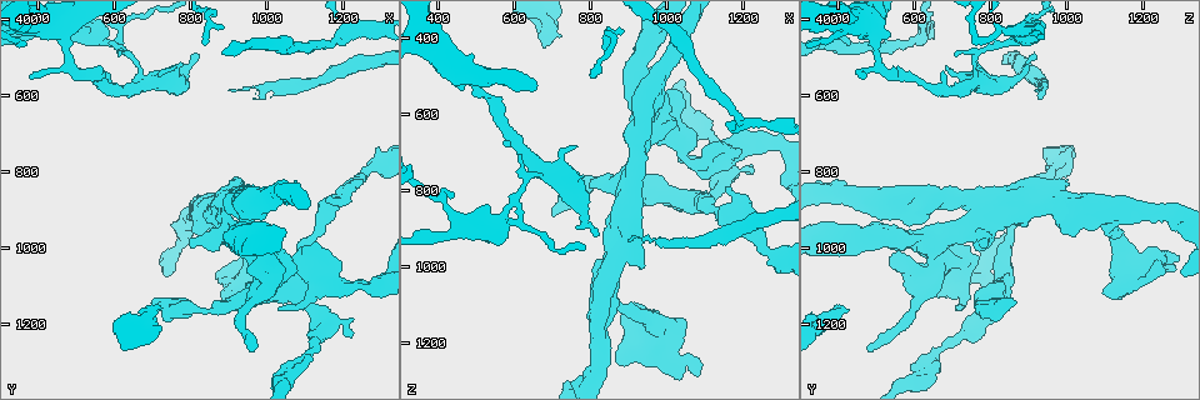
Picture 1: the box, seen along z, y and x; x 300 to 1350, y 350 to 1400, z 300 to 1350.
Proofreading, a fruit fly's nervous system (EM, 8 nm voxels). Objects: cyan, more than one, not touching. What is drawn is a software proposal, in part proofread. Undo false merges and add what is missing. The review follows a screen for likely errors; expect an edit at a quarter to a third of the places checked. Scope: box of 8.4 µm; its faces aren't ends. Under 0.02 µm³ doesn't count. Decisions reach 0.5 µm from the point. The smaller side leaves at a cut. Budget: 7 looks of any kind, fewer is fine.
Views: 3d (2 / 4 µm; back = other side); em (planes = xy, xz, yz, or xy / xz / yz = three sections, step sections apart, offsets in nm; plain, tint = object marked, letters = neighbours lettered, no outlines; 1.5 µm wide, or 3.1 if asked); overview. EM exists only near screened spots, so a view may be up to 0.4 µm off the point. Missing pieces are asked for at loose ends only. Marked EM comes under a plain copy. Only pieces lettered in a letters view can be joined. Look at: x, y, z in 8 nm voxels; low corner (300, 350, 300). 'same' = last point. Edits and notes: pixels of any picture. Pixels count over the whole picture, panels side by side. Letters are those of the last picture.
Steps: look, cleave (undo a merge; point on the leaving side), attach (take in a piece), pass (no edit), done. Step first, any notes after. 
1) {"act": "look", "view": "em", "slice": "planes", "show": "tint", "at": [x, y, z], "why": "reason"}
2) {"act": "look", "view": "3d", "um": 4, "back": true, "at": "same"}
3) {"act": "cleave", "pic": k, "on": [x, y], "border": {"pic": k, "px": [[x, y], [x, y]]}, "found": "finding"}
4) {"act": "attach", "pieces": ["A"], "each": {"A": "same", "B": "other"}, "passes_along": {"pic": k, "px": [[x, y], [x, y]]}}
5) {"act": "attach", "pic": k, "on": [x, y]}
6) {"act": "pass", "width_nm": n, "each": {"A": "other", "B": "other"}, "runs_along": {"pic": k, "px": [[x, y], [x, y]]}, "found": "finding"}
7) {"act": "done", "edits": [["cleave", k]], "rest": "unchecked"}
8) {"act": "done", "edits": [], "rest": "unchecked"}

{"act": "look", "view": "em", "slice": "yz", "step": 8, "show": "letters", "at": [960, 1275, 480], "why": "branch stops here"}

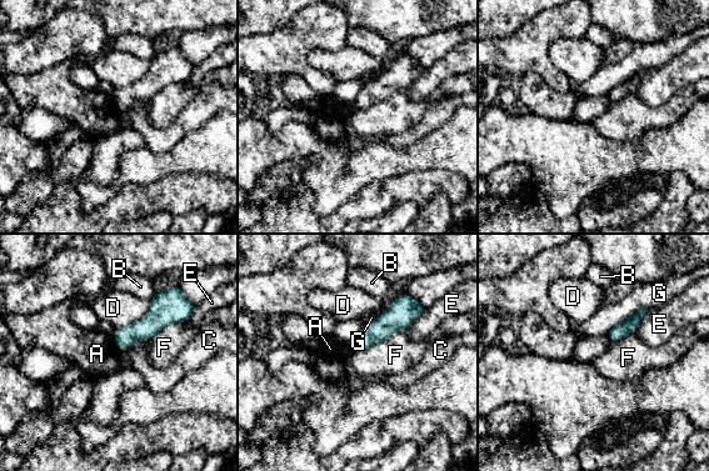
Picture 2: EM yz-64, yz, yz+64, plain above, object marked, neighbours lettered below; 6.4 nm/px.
{"act": "pass", "longest_contact_nm": ["G", 400], "each": {"A": "other", "B": "other", "C": "other", "D": "other", "E": "other", "F": "other", "G": "other"}, "found": "none of them fits"}

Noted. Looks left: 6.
{"act": "look", "view": "3d", "um": 4, "back": true, "at": [685, 1170, 430], "why": "long arm stops here"}

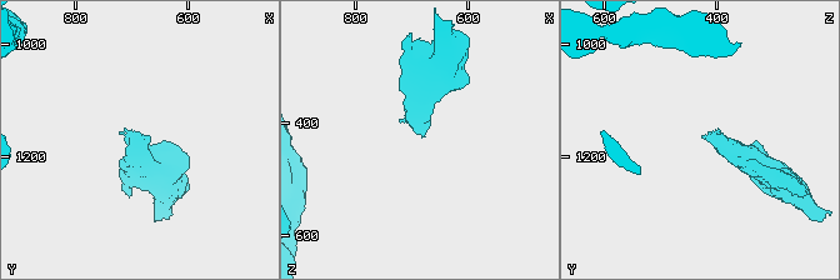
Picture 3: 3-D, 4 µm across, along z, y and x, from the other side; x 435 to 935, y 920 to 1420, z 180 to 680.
{"act": "look", "view": "em", "slice": "planes", "show": "letters", "at": [680, 1170, 425]}

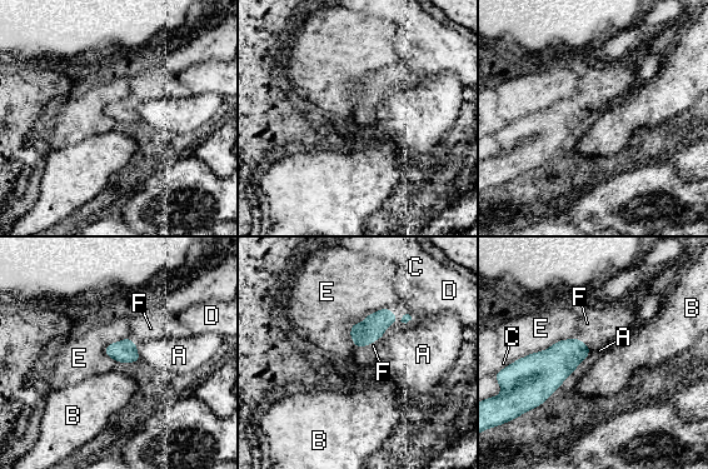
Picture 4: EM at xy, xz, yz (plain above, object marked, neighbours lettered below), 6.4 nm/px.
{"act": "attach", "pieces": ["F"], "each": {"A": "other", "B": "other", "C": "other", "D": "other", "E": "other", "F": "same"}, "passes_along": {"pic": 4, "px": [[554, 364], [587, 344], [589, 334]]}, "found": "it goes on there"}

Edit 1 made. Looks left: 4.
{"act": "look", "view": "em", "slice": "planes", "show": "tint", "at": [1000, 1020, 1270], "why": "abrupt turn"}

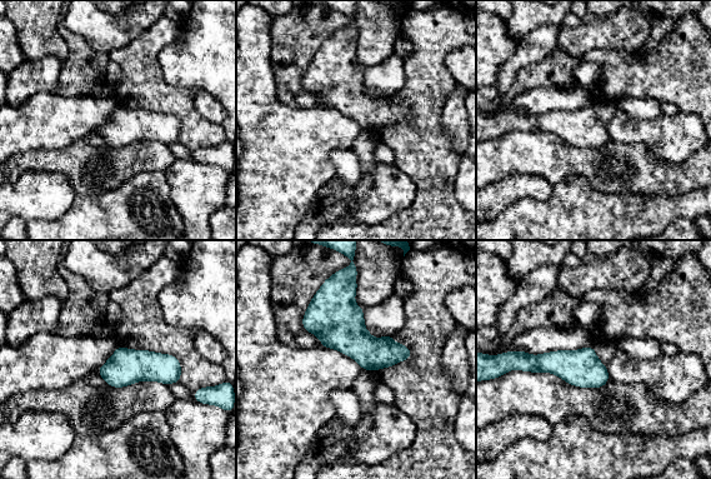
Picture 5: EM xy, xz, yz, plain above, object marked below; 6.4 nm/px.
{"act": "look", "view": "em", "slice": "planes", "show": "letters", "at": "same", "why": "what lies round it"}

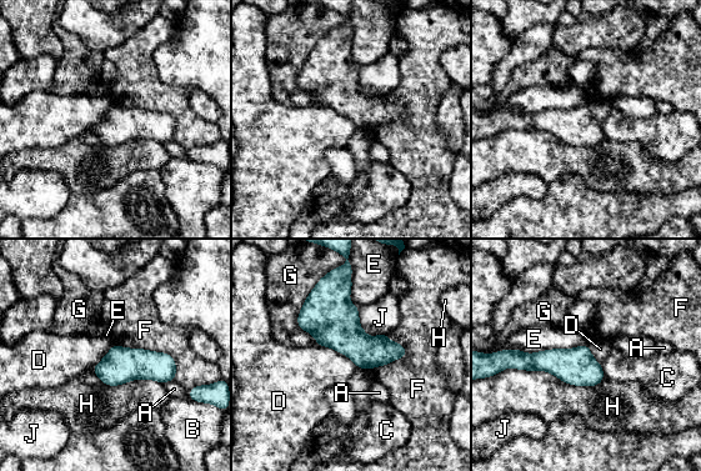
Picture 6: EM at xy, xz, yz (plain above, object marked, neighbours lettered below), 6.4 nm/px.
{"act": "pass", "width_nm": 220, "longest_contact_nm": ["H", 650], "each": {"A": "other", "B": "other", "C": "other", "D": "other", "E": "other", "F": "other", "G": "other", "H": "other", "J": "other"}, "found": "continuous, no second neuron"}

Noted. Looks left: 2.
{"act": "done", "edits": [["attach", 4]], "rest": "unchecked"}

